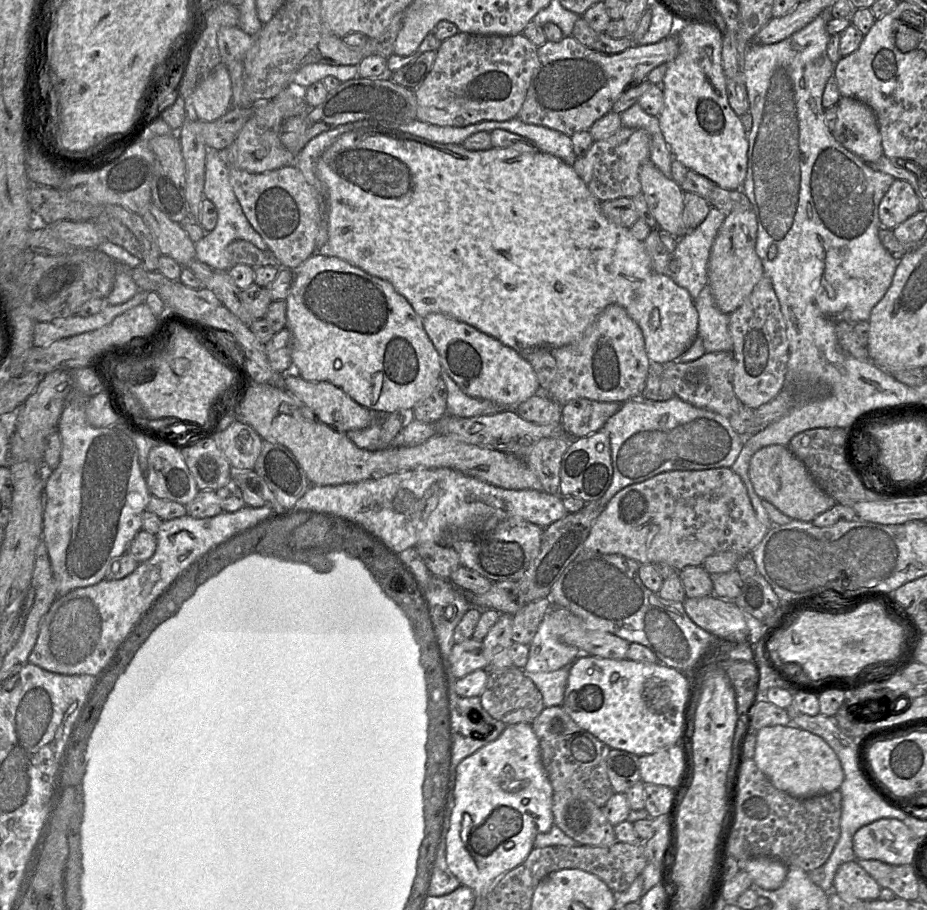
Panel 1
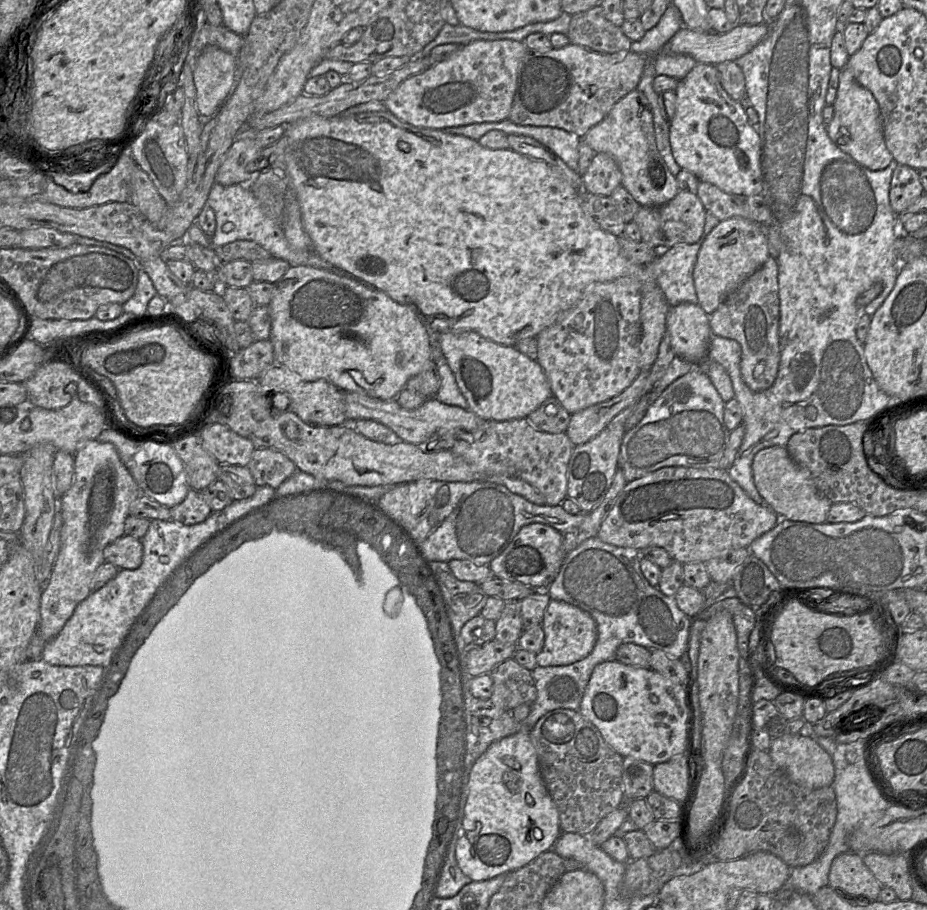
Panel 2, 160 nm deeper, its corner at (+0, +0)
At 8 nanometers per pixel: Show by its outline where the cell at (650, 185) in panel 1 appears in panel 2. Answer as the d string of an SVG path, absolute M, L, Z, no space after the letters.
M637 89L621 98L597 125L581 138L595 153L606 153L617 163L622 174L621 185L640 206L660 206L679 192L671 174L657 150L653 115L650 104Z

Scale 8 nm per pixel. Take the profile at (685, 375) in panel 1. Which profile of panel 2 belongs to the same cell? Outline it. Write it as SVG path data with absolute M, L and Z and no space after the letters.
M641 370L633 383L619 395L571 414L566 434L574 446L597 436L611 420L641 396L650 370Z

